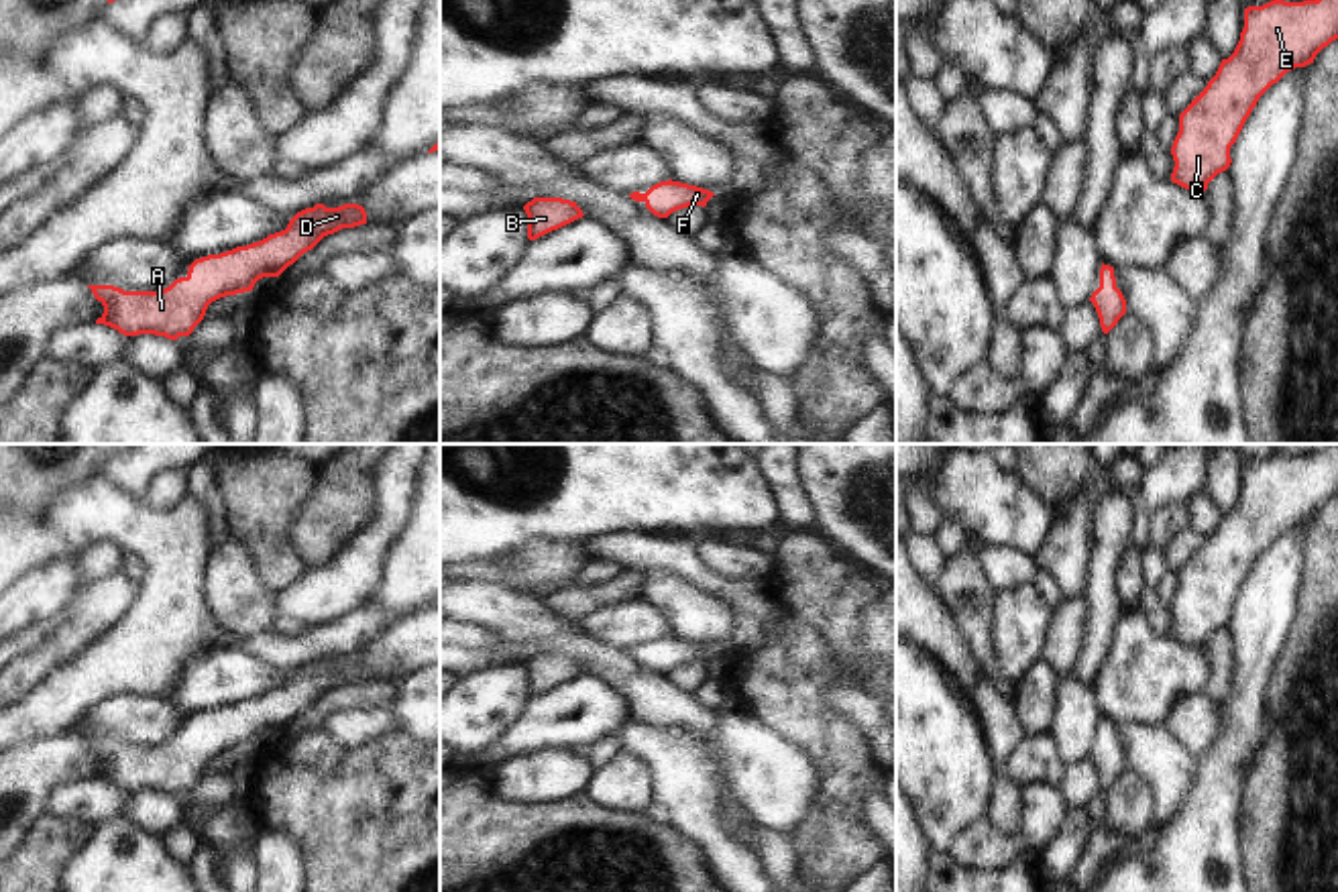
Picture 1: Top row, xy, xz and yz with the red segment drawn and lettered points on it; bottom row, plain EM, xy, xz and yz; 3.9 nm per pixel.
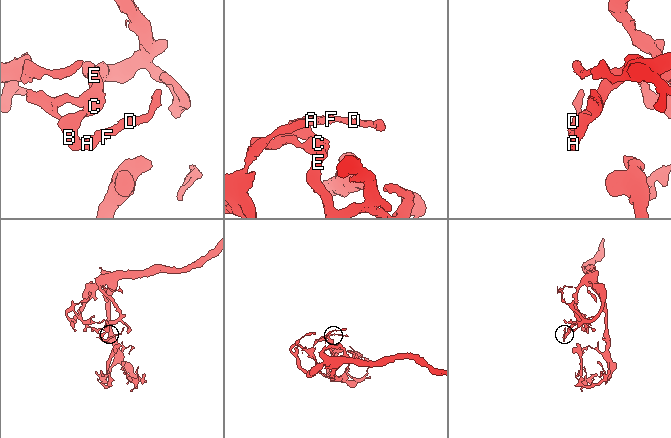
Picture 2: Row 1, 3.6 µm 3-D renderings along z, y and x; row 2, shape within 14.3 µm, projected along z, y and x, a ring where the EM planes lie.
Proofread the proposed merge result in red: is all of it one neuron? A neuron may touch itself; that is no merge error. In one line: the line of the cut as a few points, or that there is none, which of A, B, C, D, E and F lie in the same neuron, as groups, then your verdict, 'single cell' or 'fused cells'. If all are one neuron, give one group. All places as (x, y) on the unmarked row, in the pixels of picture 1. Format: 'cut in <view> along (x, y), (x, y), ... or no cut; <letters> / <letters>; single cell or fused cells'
no cut; A B C D E F; single cell

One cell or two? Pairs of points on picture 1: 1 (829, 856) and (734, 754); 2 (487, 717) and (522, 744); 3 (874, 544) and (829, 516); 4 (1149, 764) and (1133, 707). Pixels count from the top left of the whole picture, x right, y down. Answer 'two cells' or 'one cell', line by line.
1: two cells
2: two cells
3: one cell
4: two cells

